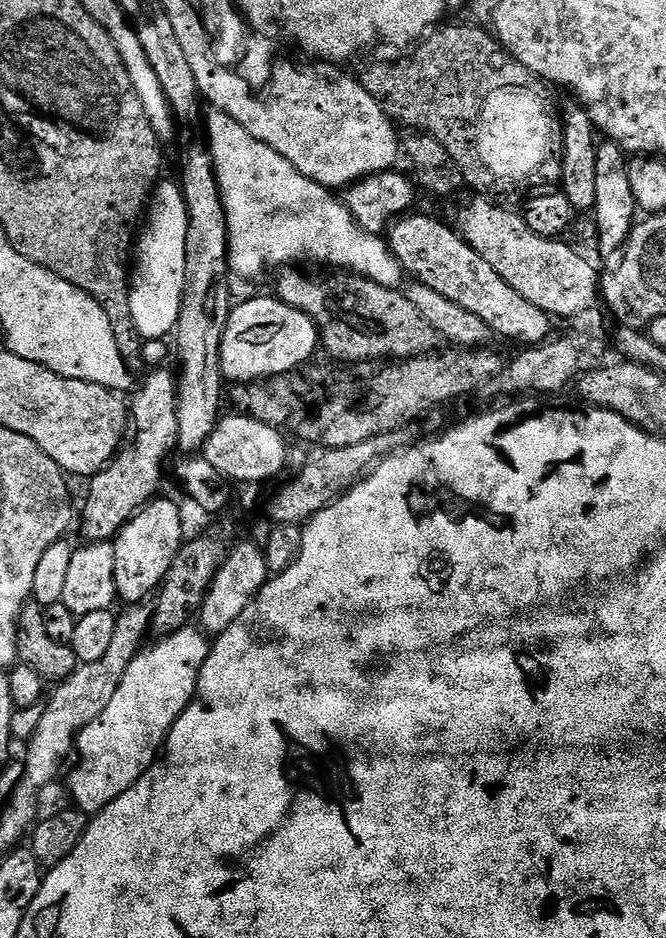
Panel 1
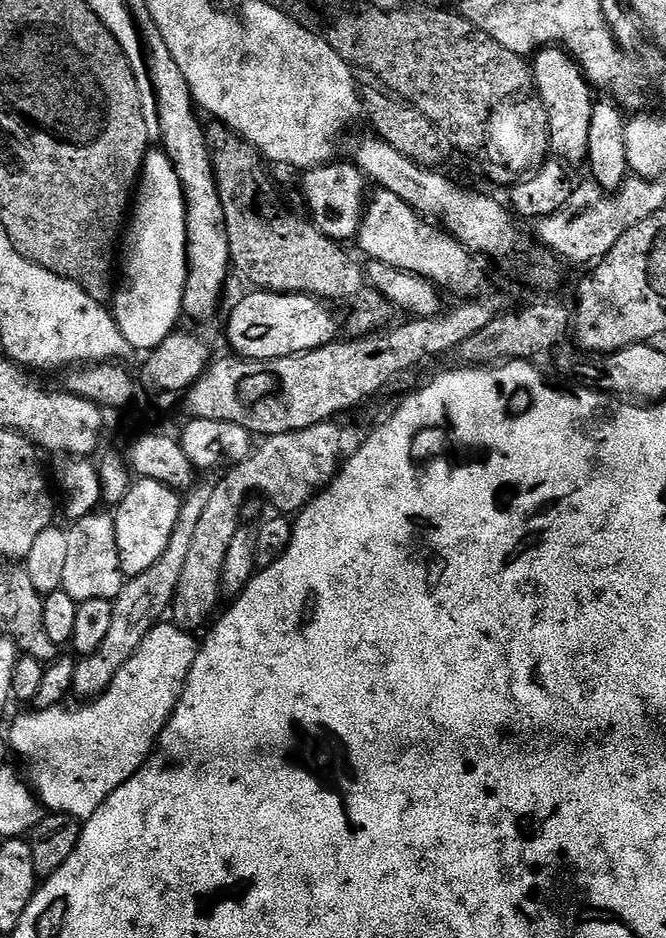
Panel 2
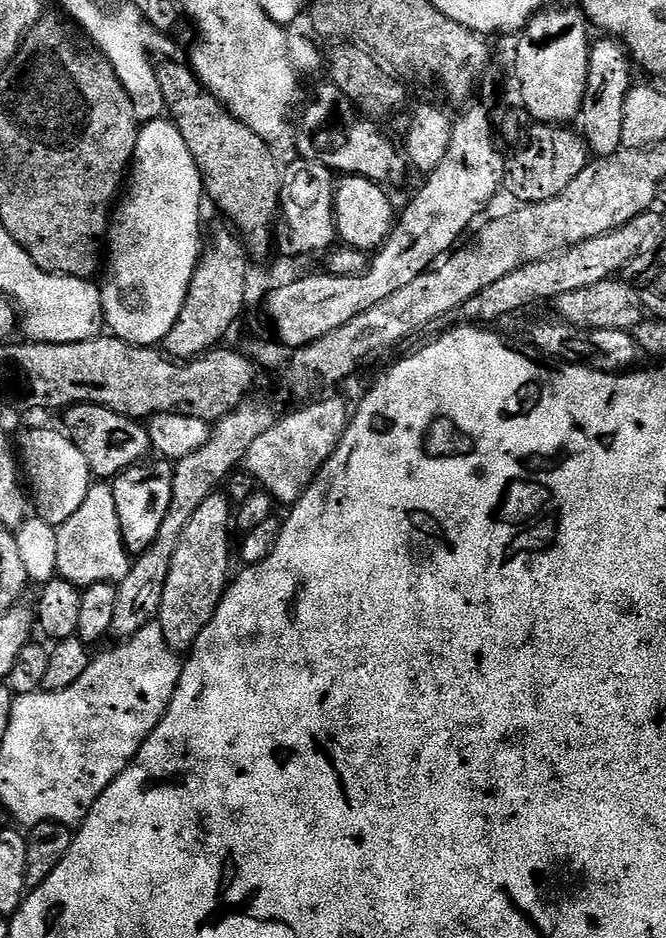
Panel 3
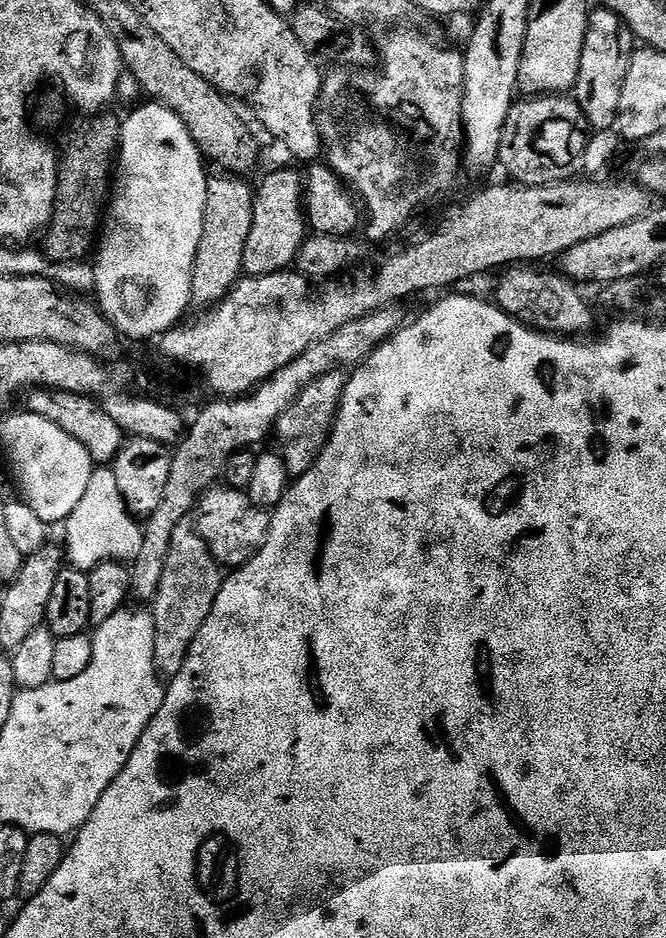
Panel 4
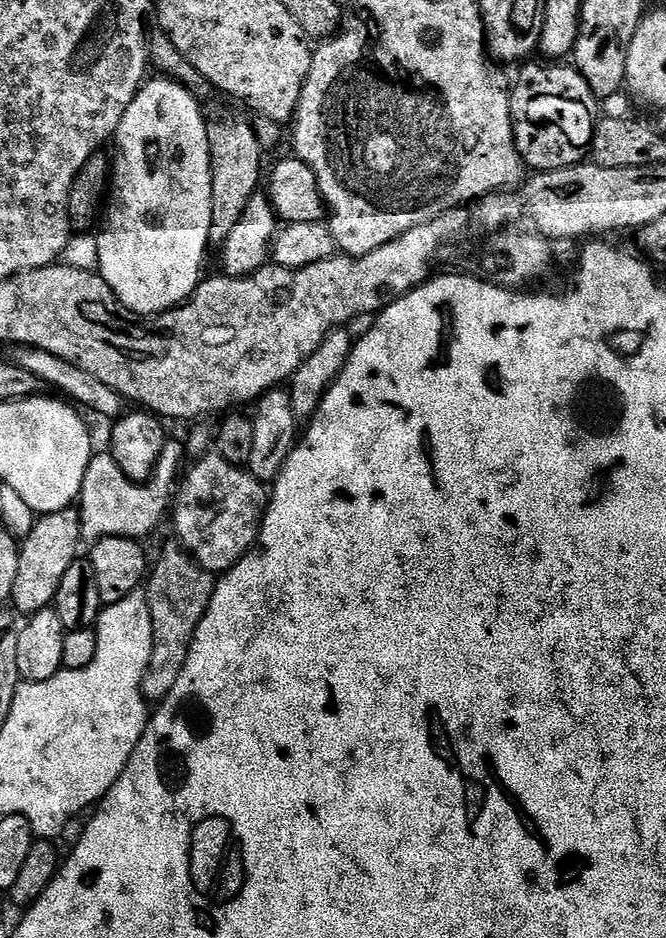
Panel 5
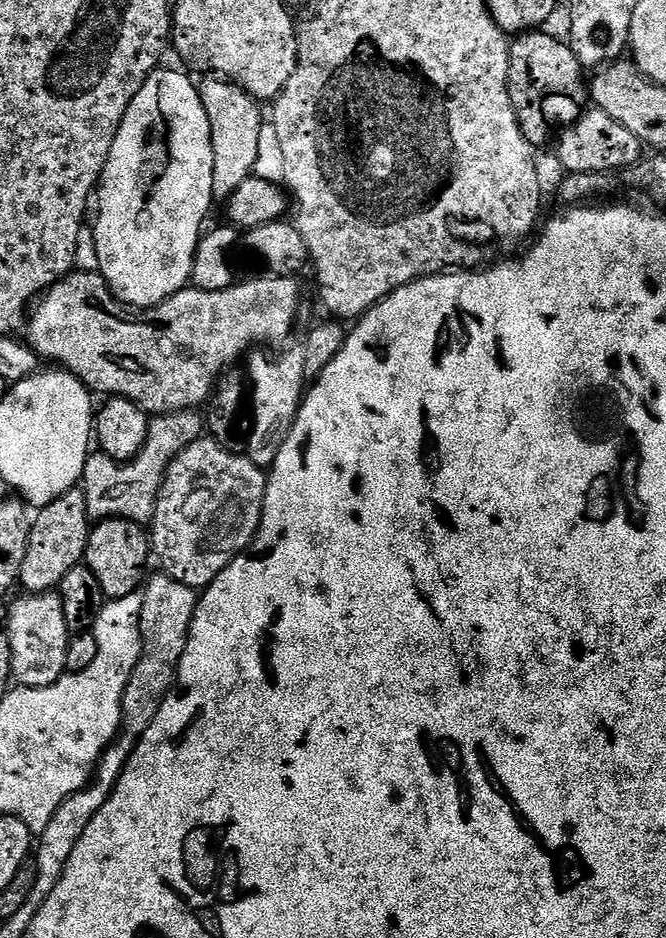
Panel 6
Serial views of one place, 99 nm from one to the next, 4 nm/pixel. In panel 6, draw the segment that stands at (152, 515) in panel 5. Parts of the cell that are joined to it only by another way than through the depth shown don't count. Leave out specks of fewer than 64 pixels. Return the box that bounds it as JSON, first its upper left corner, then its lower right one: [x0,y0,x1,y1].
[82,408,206,525]

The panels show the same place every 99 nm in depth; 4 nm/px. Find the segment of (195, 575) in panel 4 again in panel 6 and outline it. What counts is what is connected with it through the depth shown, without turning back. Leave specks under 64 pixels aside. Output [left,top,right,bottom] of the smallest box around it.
[28,574,198,904]

